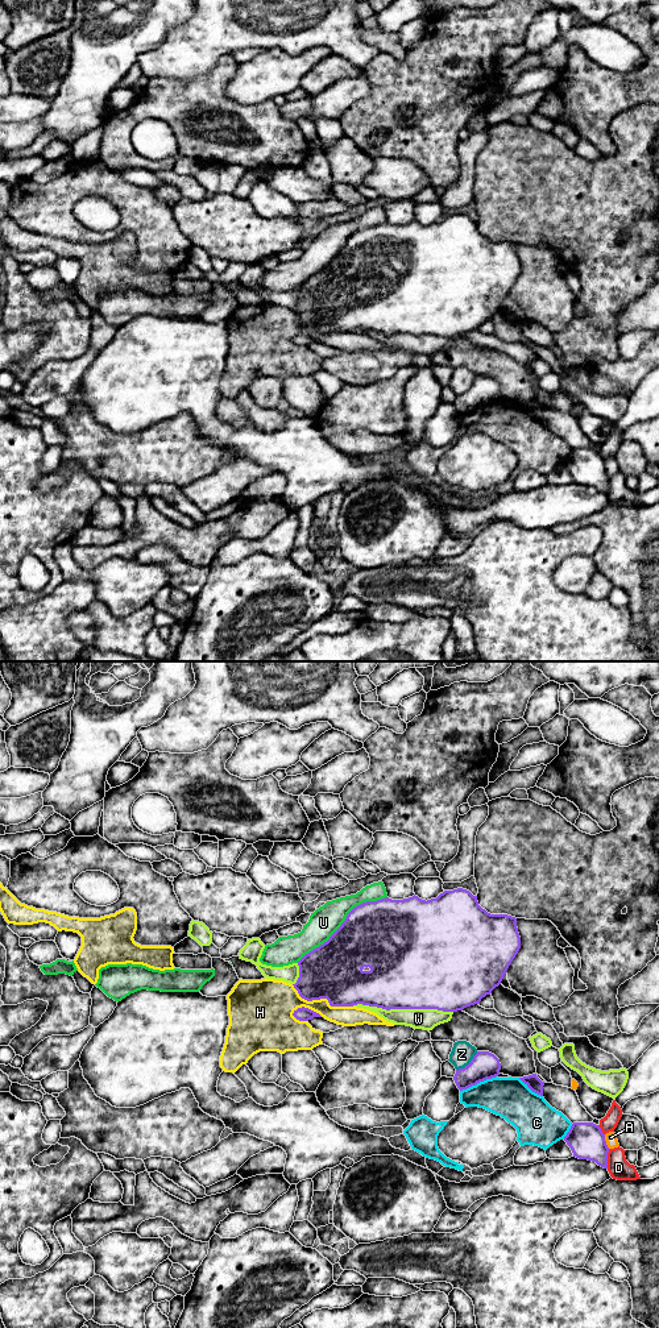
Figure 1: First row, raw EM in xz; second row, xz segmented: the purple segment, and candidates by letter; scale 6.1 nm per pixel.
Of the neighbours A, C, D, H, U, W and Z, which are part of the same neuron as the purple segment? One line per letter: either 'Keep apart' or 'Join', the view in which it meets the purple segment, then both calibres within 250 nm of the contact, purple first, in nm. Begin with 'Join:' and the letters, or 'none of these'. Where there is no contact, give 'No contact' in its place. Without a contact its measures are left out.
Join: none of these
A: Keep apart. Touches purple in xz. Thickness 220 nm (purple) against 70 nm
C: Keep apart. Touches purple in xz. Thickness 160 nm (purple) against 260 nm
D: Keep apart. Touches purple in xz. Thickness 220 nm (purple) against 140 nm
H: Keep apart. Touches purple in xz. Thickness 340 nm (purple) against 220 nm
U: Keep apart. Touches purple in xz. Thickness 420 nm (purple) against 180 nm
W: Keep apart. Touches purple in xz. Thickness 500 nm (purple) against 130 nm
Z: Keep apart. Touches purple in xz. Thickness 160 nm (purple) against 140 nm

